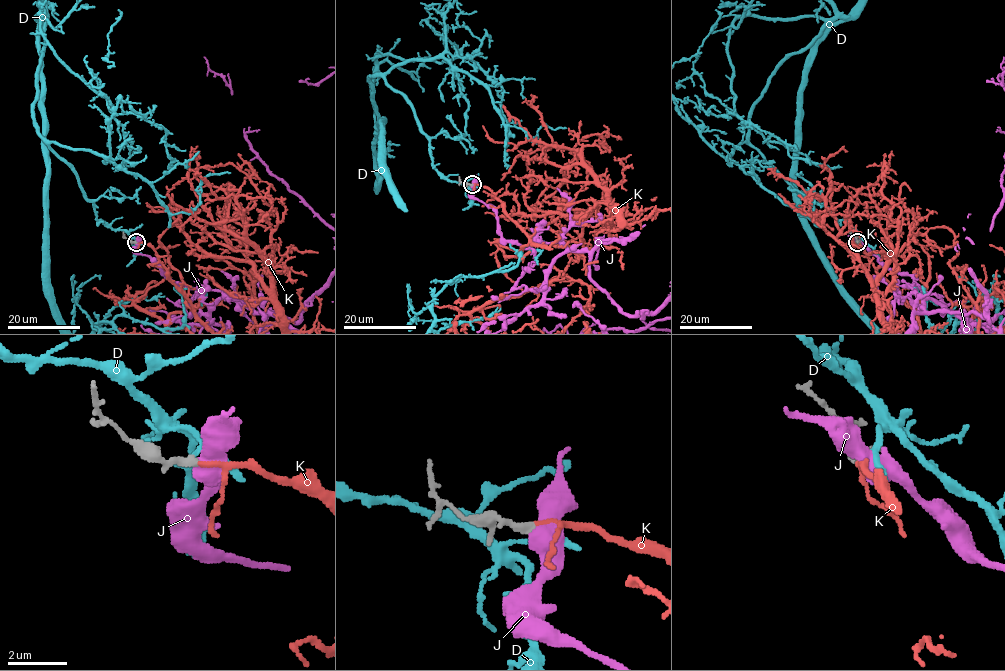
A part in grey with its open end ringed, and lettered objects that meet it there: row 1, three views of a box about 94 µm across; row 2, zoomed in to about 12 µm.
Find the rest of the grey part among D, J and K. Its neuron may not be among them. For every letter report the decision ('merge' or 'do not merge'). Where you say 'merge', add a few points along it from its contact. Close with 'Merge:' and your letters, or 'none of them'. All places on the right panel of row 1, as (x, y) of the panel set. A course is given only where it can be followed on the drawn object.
D: do not merge
J: do not merge
K: merge
Merge: K

